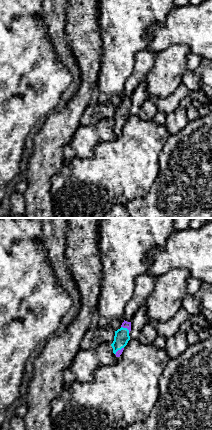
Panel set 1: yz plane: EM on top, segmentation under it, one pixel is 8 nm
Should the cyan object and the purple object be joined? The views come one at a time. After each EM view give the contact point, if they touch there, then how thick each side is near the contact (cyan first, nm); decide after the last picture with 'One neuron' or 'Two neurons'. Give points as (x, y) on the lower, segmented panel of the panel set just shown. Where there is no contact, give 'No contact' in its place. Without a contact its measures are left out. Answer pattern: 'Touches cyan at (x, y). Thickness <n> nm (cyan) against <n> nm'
Touches cyan at (126, 328). Thickness 120 nm (cyan) against 60 nm

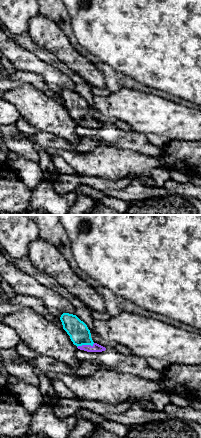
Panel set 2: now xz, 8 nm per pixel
Touches cyan at (85, 344). Thickness 160 nm (cyan) against 70 nm

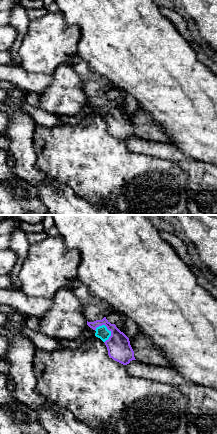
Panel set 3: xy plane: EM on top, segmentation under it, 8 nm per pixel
Touches cyan at (110, 333). Thickness 100 nm (cyan) against 190 nm

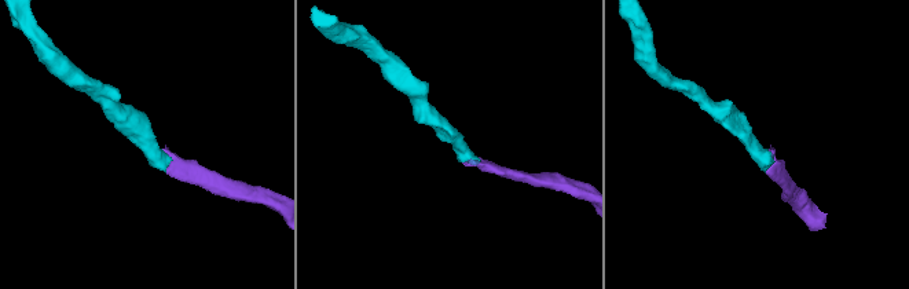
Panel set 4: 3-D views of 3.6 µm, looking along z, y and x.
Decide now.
One neuron

